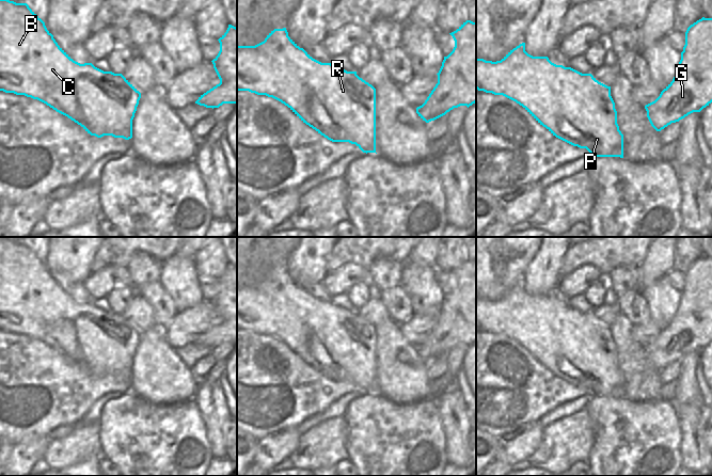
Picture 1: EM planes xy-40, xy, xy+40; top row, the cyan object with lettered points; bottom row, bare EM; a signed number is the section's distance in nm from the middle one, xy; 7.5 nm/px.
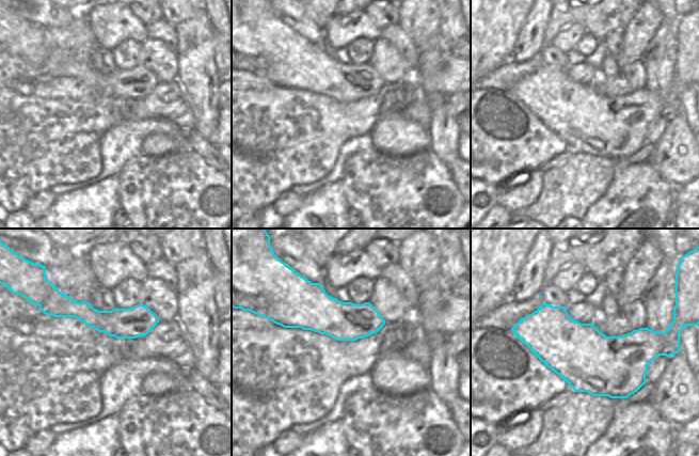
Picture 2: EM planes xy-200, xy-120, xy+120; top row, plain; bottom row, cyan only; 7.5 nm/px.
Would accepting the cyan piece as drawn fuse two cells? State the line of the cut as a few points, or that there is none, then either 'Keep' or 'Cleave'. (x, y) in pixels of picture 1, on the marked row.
No split. Keep

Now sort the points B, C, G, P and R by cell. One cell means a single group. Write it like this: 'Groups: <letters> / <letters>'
Groups: B C G P R

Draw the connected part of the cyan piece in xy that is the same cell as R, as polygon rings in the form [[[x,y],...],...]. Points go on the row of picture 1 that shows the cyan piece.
[[[286,28],[274,29],[264,42],[255,46],[237,46],[237,91],[249,91],[257,95],[272,97],[287,106],[303,123],[332,142],[349,142],[355,144],[363,153],[376,153],[376,89],[360,78],[357,72],[347,72],[334,67],[331,63],[321,63],[313,59],[303,48],[300,48],[289,36]]]

